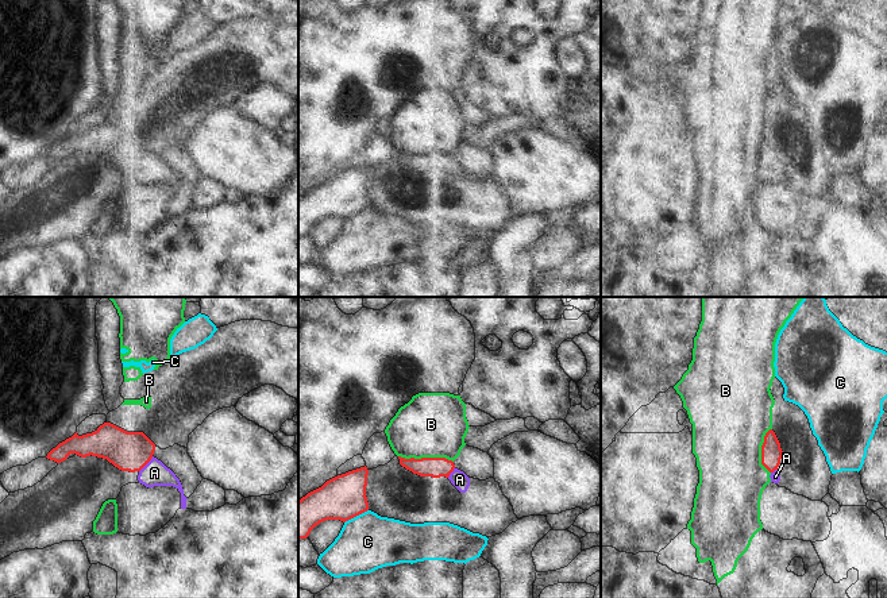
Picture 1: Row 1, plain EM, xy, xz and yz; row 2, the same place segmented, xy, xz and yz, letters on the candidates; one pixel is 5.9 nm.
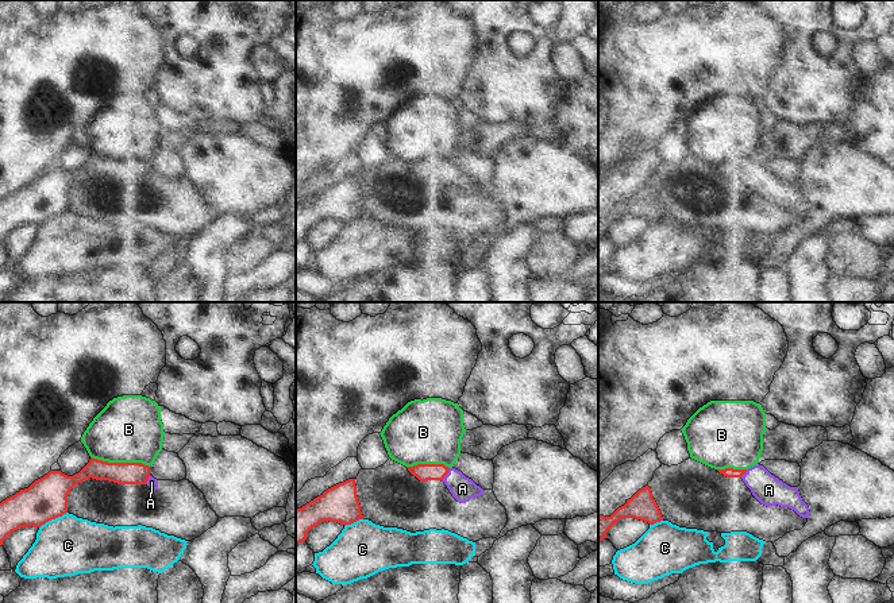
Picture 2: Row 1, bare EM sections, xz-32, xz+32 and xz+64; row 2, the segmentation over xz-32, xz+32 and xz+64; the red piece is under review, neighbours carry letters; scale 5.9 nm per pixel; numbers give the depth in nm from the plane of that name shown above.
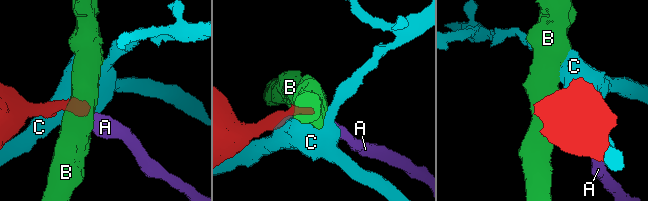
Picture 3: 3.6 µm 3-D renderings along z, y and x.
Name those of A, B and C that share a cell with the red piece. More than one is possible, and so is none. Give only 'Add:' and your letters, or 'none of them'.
Add: A.

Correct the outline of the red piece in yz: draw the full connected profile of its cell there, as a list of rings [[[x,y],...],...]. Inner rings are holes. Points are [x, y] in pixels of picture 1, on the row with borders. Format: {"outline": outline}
{"outline": [[[770,429],[764,436],[764,443],[761,445],[761,464],[771,472],[770,478],[774,483],[779,483],[780,481],[778,467],[782,456],[783,451],[780,448],[780,443],[775,432]]]}

